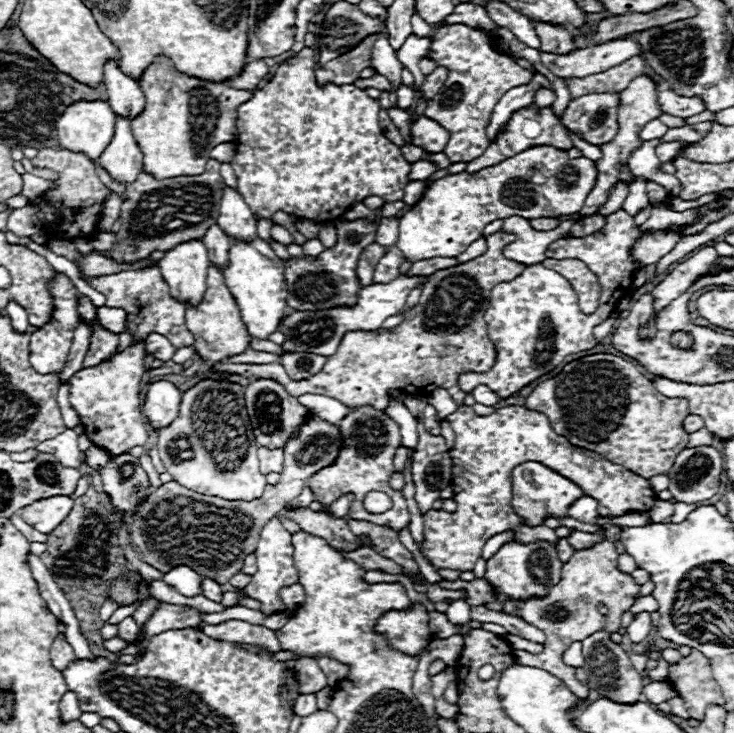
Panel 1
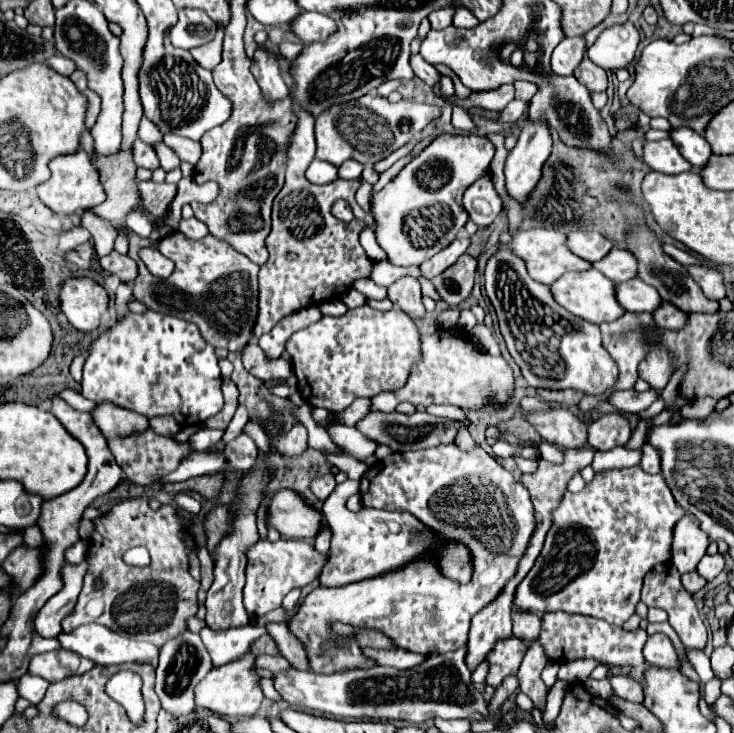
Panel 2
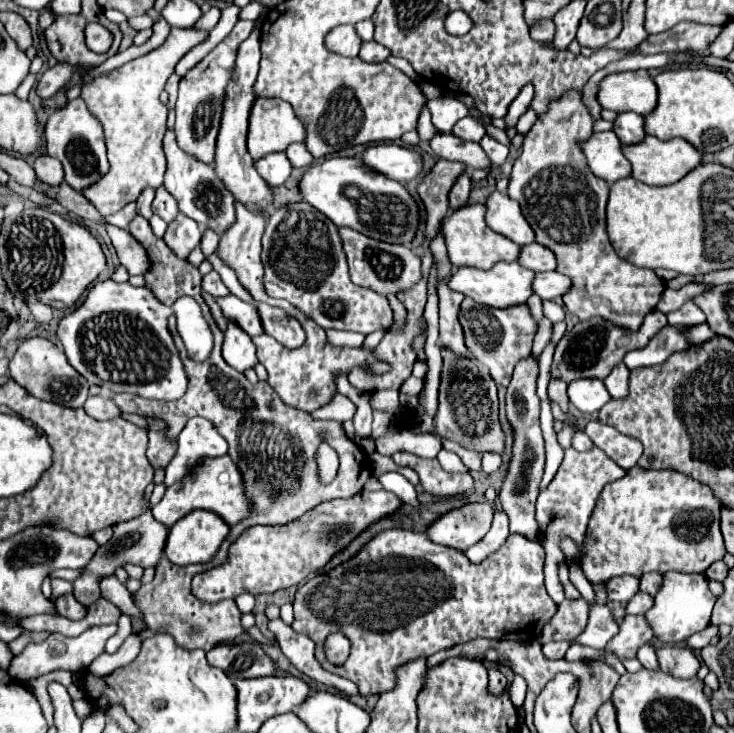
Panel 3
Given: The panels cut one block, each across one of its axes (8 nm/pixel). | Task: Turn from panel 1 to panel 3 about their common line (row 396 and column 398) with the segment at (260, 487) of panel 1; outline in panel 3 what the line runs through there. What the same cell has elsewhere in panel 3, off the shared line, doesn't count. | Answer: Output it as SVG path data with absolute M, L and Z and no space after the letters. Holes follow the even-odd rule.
M326 158L320 164L312 164L300 182L300 192L302 192L302 200L306 200L322 214L326 214L336 226L352 228L380 242L410 244L420 224L420 208L416 200L410 196L410 192L406 190L406 186L368 168L360 158Z

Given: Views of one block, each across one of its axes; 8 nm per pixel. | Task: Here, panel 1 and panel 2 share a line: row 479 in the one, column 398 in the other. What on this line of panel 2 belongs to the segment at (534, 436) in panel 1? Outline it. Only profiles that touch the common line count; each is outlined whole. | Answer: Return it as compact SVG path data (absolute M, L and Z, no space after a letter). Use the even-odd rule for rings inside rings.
M456 442L440 444L436 448L416 450L416 452L394 452L384 460L374 462L366 474L362 476L360 484L362 504L366 508L380 508L380 510L402 511L414 514L426 528L442 536L442 540L464 544L472 556L472 580L462 586L450 578L446 578L436 568L436 552L424 552L400 568L400 572L384 572L384 576L374 576L372 580L360 580L356 584L346 584L338 588L318 586L314 588L302 602L300 612L288 622L288 628L304 642L310 658L310 668L320 674L342 672L358 668L358 646L354 640L336 640L330 632L330 624L334 620L352 624L352 626L366 626L382 630L390 636L400 648L412 652L438 652L444 654L448 650L458 650L468 640L468 628L472 616L482 610L494 596L504 588L504 584L514 576L518 568L518 560L524 554L530 534L534 532L534 512L528 490L514 480L514 476L502 468L488 452L476 446L470 452L458 448ZM314 636L322 642L322 648L314 648Z

